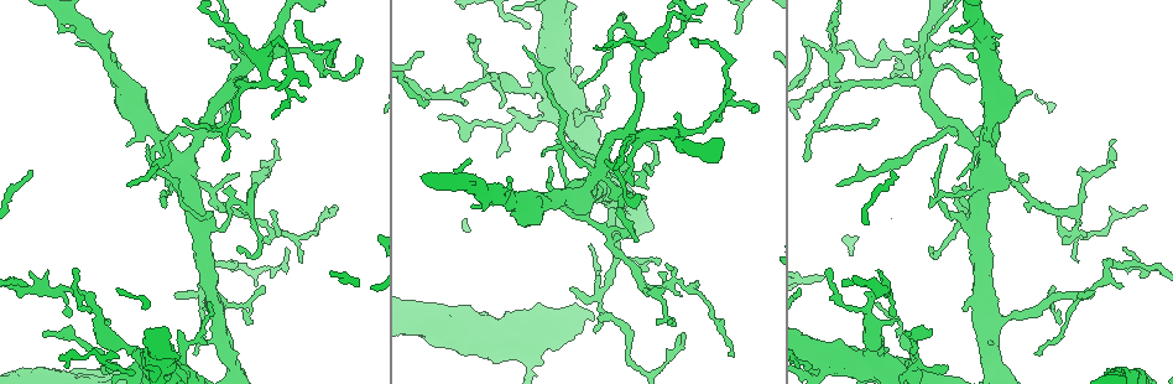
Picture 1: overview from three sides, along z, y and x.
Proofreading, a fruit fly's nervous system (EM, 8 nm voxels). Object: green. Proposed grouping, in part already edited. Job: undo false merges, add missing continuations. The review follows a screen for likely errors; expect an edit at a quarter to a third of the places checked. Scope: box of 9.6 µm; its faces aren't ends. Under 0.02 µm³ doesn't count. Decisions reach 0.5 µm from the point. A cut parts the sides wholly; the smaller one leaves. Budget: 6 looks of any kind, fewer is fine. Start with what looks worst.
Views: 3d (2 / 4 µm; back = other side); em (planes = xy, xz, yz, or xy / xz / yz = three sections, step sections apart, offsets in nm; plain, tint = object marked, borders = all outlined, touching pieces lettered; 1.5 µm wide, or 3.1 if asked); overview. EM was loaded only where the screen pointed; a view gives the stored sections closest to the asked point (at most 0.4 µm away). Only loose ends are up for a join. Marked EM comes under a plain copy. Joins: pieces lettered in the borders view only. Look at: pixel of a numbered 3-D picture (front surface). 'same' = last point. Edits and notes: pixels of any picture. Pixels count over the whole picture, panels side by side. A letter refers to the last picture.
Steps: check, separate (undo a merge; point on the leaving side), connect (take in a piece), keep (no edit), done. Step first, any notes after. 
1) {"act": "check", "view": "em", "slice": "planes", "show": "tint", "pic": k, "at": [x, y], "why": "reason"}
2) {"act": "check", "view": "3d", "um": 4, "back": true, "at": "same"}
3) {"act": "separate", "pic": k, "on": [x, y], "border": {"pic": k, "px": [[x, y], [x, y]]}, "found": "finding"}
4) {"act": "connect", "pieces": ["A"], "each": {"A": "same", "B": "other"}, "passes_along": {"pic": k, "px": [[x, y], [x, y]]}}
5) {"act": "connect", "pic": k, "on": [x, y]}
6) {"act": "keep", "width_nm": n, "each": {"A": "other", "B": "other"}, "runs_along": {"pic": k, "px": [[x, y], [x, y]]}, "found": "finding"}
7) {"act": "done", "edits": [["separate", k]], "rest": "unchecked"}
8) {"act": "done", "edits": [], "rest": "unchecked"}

{"act": "check", "view": "em", "slice": "planes", "show": "borders", "pic": 1, "at": [804, 43], "why": "sharp bend"}

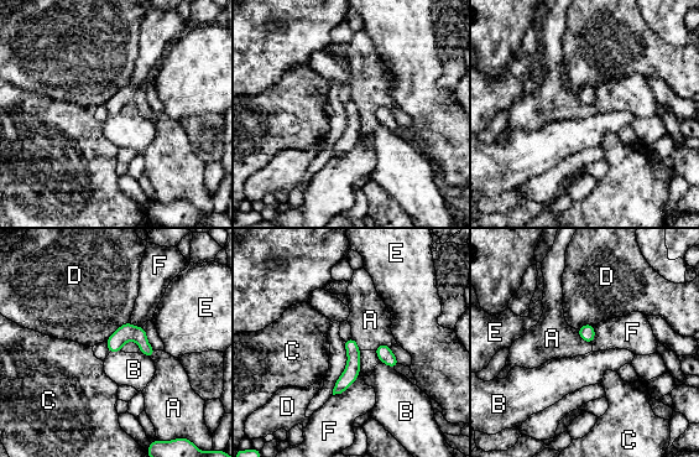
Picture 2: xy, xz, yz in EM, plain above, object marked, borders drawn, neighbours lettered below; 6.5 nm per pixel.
{"act": "keep", "each": {"A": "other", "B": "other", "C": "other", "D": "other", "E": "other", "F": "other"}, "runs_along": {"pic": 2, "px": [[351, 342], [353, 369], [337, 390]]}, "found": "all the same neuron"}

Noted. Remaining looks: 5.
{"act": "check", "view": "em", "slice": "xy", "step": 4, "show": "tint", "pic": 1, "at": [231, 87], "why": "arms part here"}

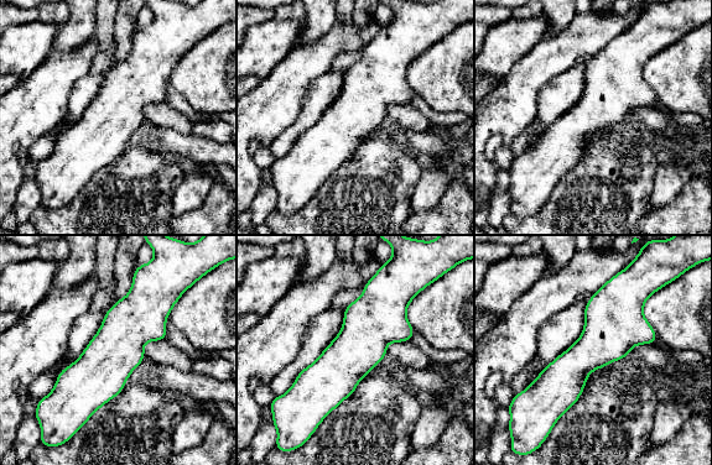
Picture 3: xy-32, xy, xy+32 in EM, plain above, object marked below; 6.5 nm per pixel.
{"act": "check", "view": "em", "slice": "planes", "show": "borders", "at": "same"}

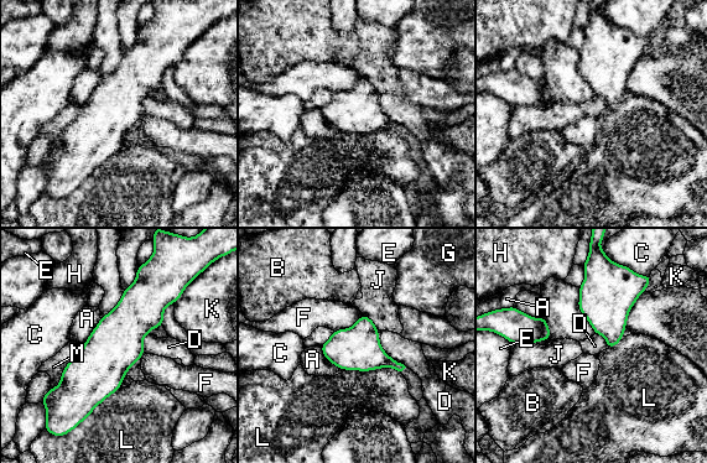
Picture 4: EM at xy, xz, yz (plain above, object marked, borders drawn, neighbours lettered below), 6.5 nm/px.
{"act": "keep", "each": {"A": "other", "B": "other", "C": "other", "D": "other", "E": "other", "F": "other", "G": "other", "H": "other", "J": "other", "K": "other", "L": "other", "M": "other"}, "runs_along": {"pic": 4, "px": [[145, 277], [86, 412]]}, "found": "all the same neuron"}

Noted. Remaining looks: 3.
{"act": "check", "view": "em", "slice": "yz", "step": 8, "show": "borders", "pic": 1, "at": [165, 205], "why": "branch stops here"}

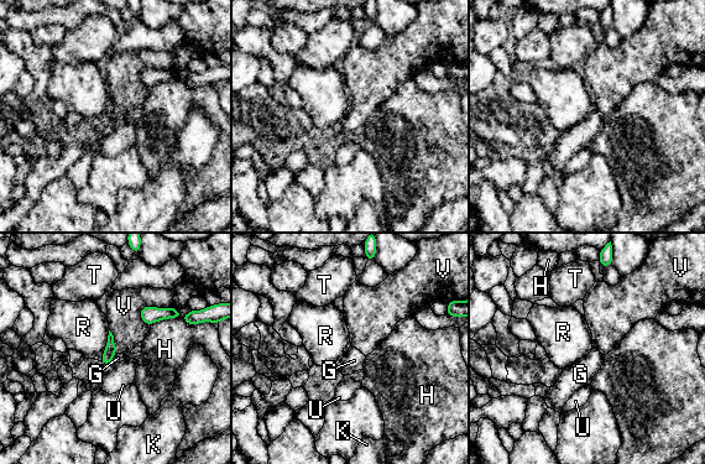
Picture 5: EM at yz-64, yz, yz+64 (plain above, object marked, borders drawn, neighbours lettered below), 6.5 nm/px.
{"act": "check", "view": "em", "slice": "planes", "show": "borders", "at": "same"}

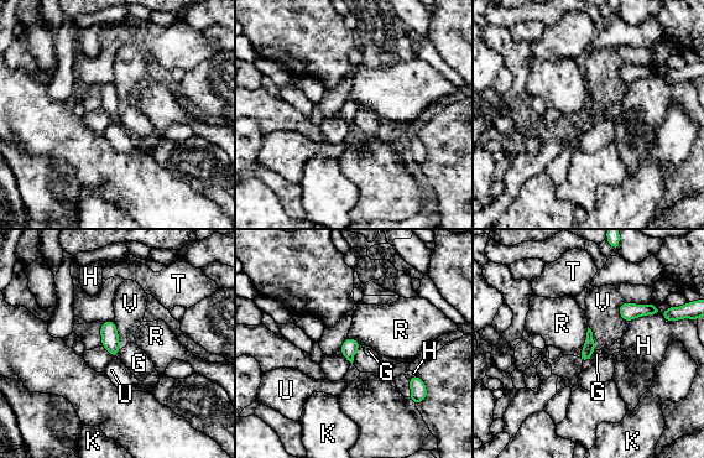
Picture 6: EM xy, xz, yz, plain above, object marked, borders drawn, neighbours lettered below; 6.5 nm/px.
{"act": "keep", "each": {"G": "other", "H": "other", "K": "other", "R": "other", "T": "other", "U": "other", "V": "other"}, "border": {"pic": 6, "px": [[651, 302], [622, 302], [619, 316]]}, "found": "no lettered piece goes on from it"}

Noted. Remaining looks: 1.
{"act": "done", "edits": [], "rest": "unchecked"}

